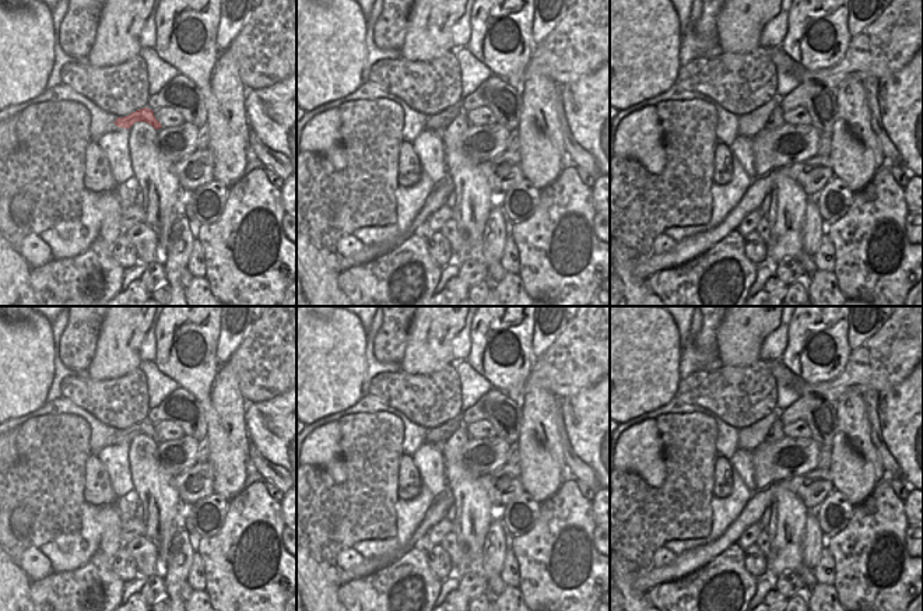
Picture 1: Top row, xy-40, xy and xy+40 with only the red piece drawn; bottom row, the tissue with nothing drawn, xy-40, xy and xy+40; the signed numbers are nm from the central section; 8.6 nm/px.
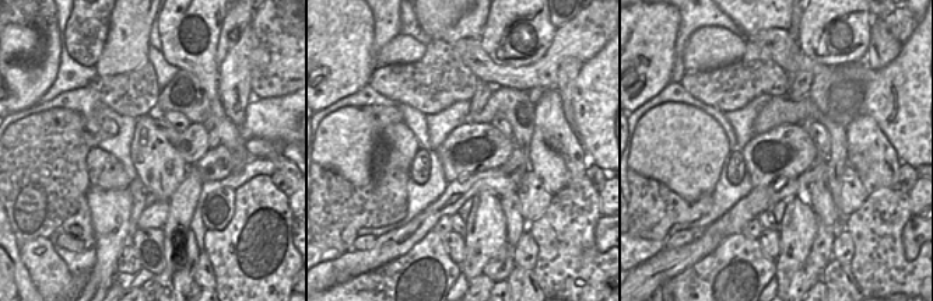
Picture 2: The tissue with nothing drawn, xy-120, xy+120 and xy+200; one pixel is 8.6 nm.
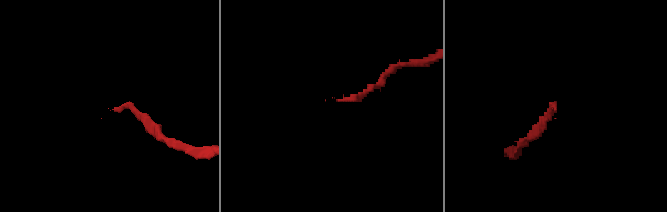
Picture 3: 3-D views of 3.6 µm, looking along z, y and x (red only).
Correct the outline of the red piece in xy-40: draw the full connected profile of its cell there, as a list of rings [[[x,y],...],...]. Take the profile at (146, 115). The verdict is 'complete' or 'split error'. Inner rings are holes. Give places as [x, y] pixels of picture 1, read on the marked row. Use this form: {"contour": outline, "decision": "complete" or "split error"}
{"contour": [[[148,108],[138,109],[124,117],[117,117],[113,123],[117,127],[130,129],[136,122],[145,122],[157,130],[162,127],[161,123],[155,119],[154,110]]], "decision": "complete"}

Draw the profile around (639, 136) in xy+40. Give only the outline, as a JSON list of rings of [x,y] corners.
[[[653,105],[624,117],[614,133],[613,155],[635,159],[650,173],[663,173],[663,127]]]

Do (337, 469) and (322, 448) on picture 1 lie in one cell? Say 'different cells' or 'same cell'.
same cell

